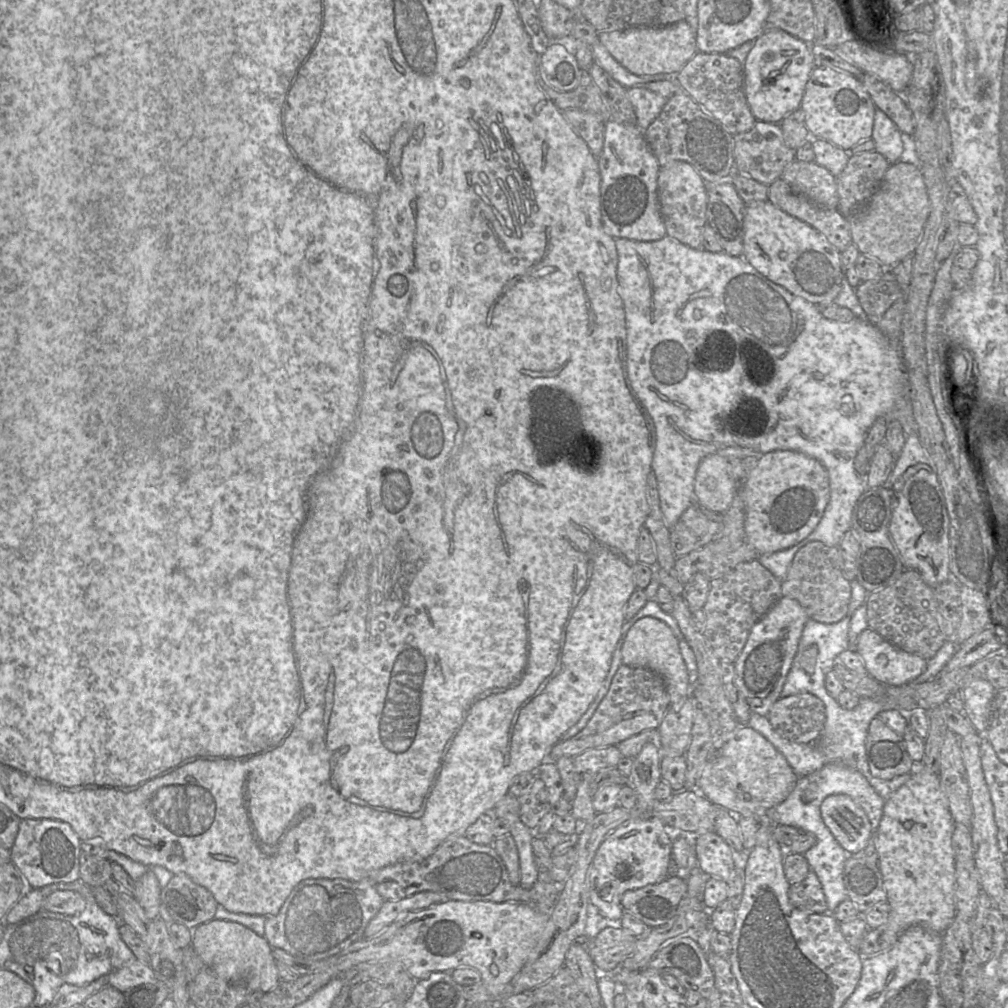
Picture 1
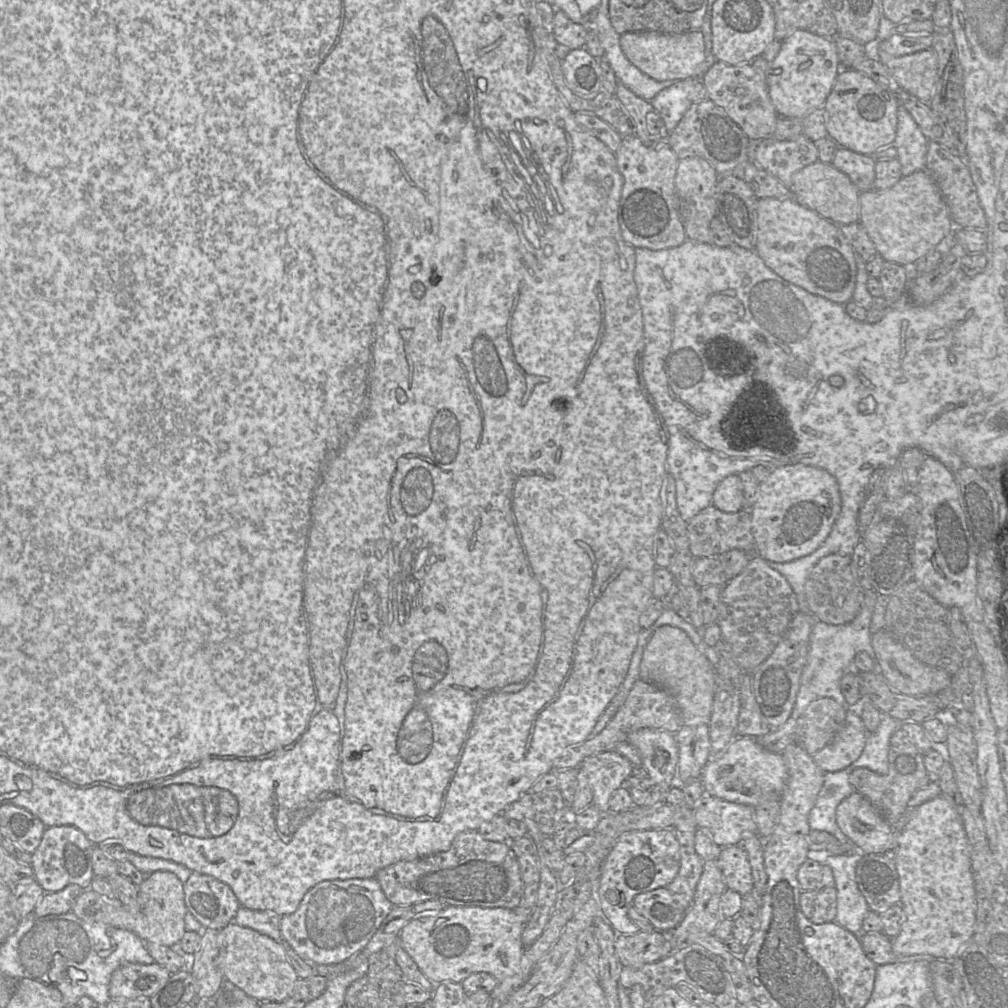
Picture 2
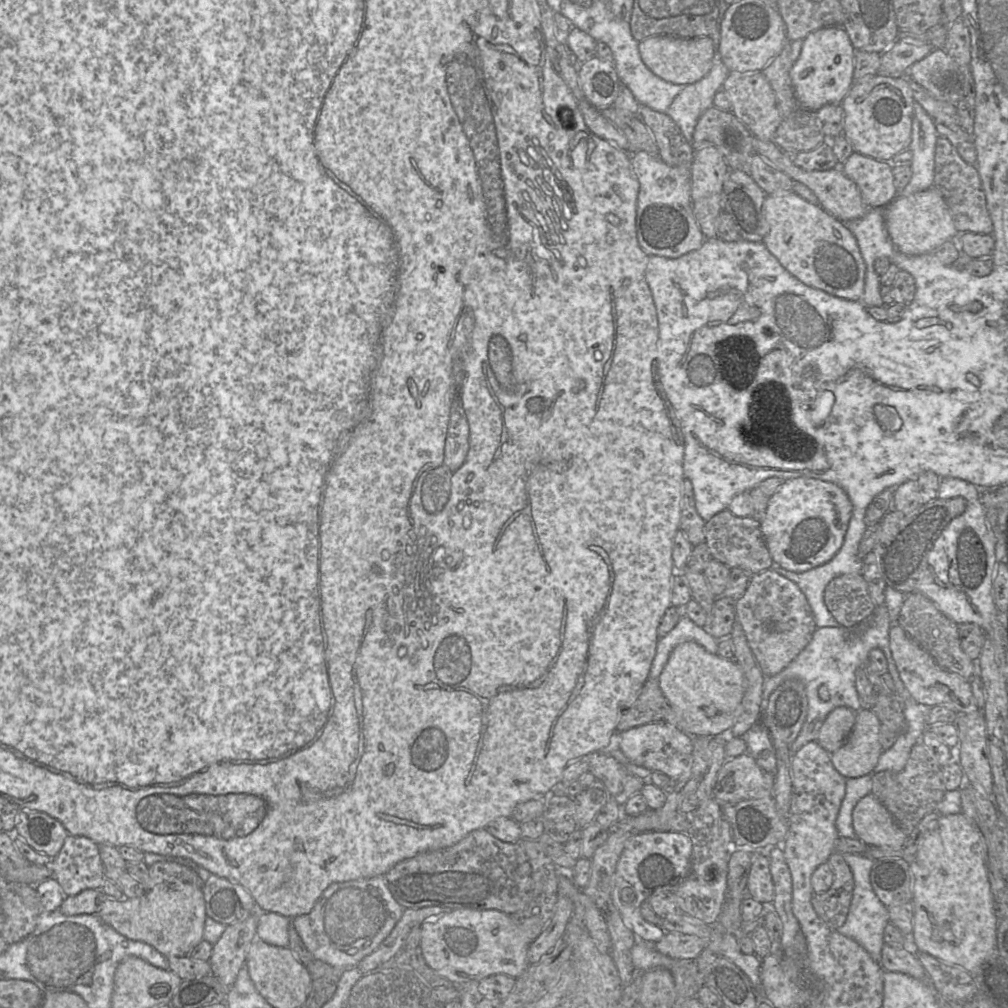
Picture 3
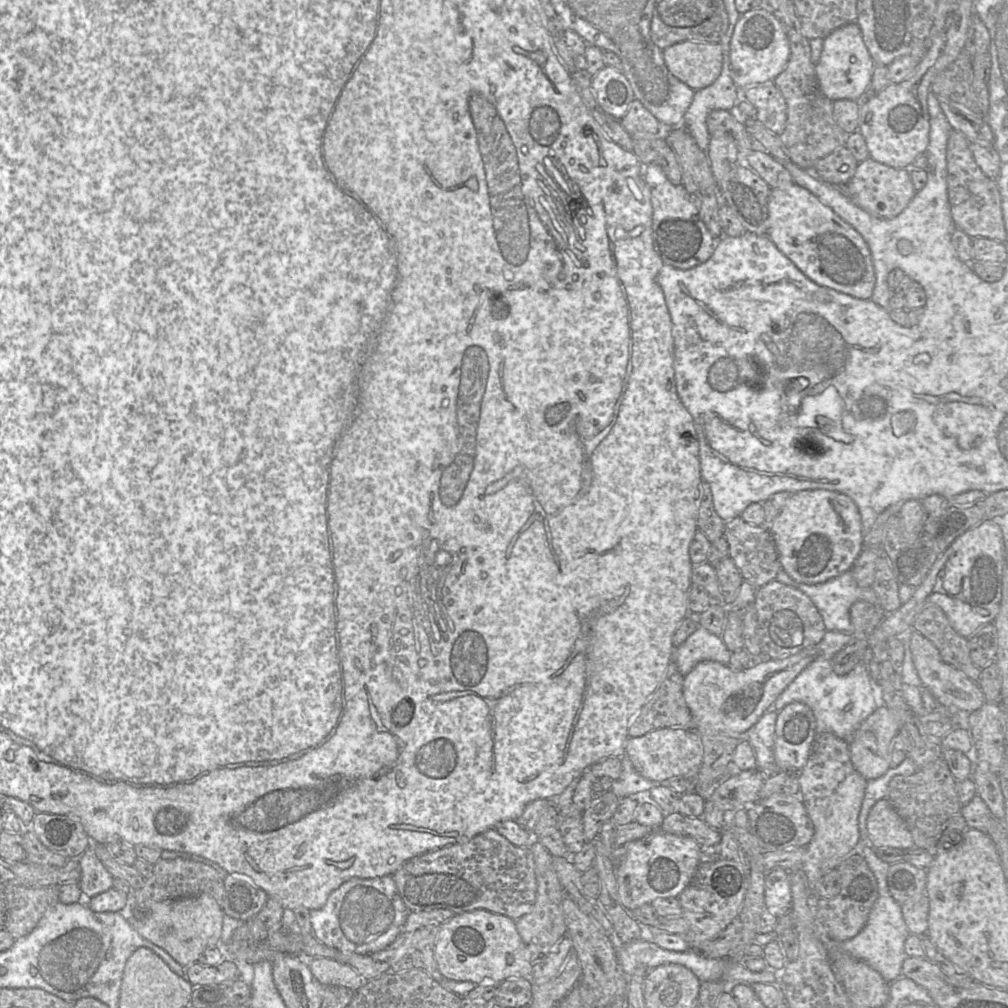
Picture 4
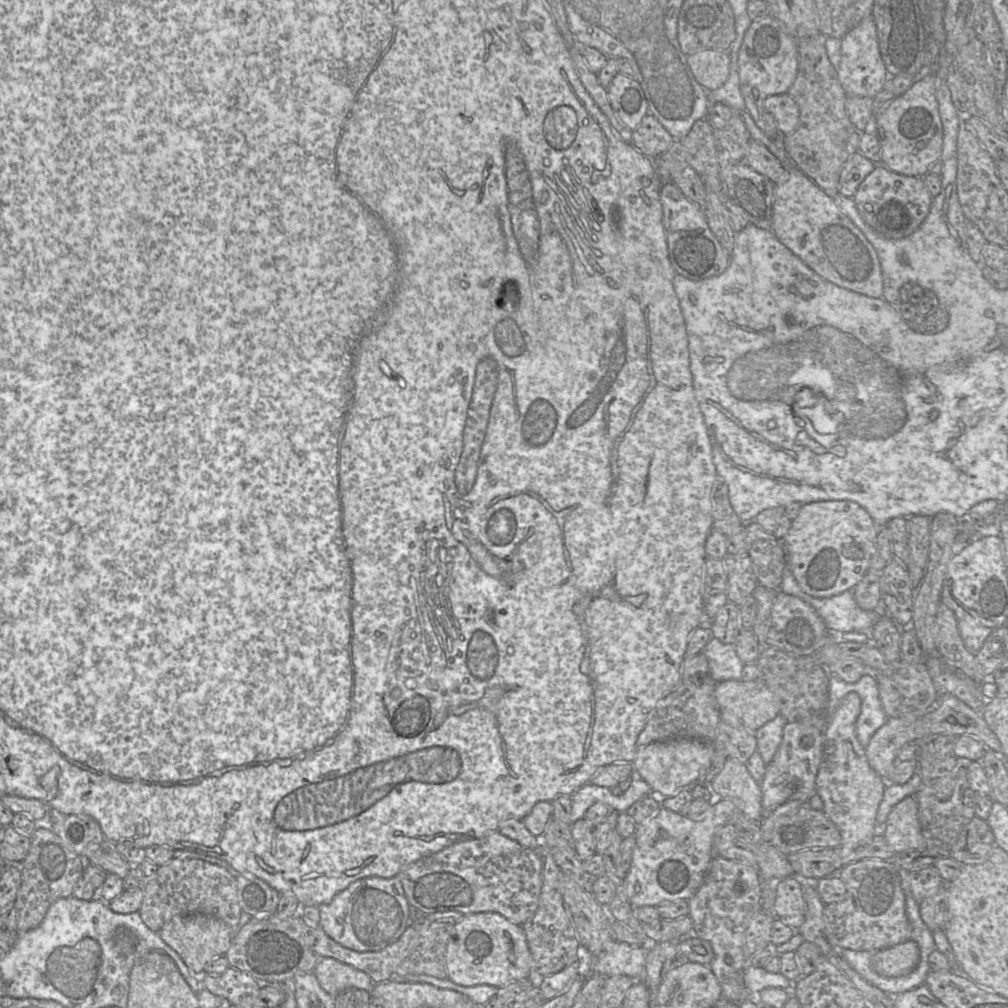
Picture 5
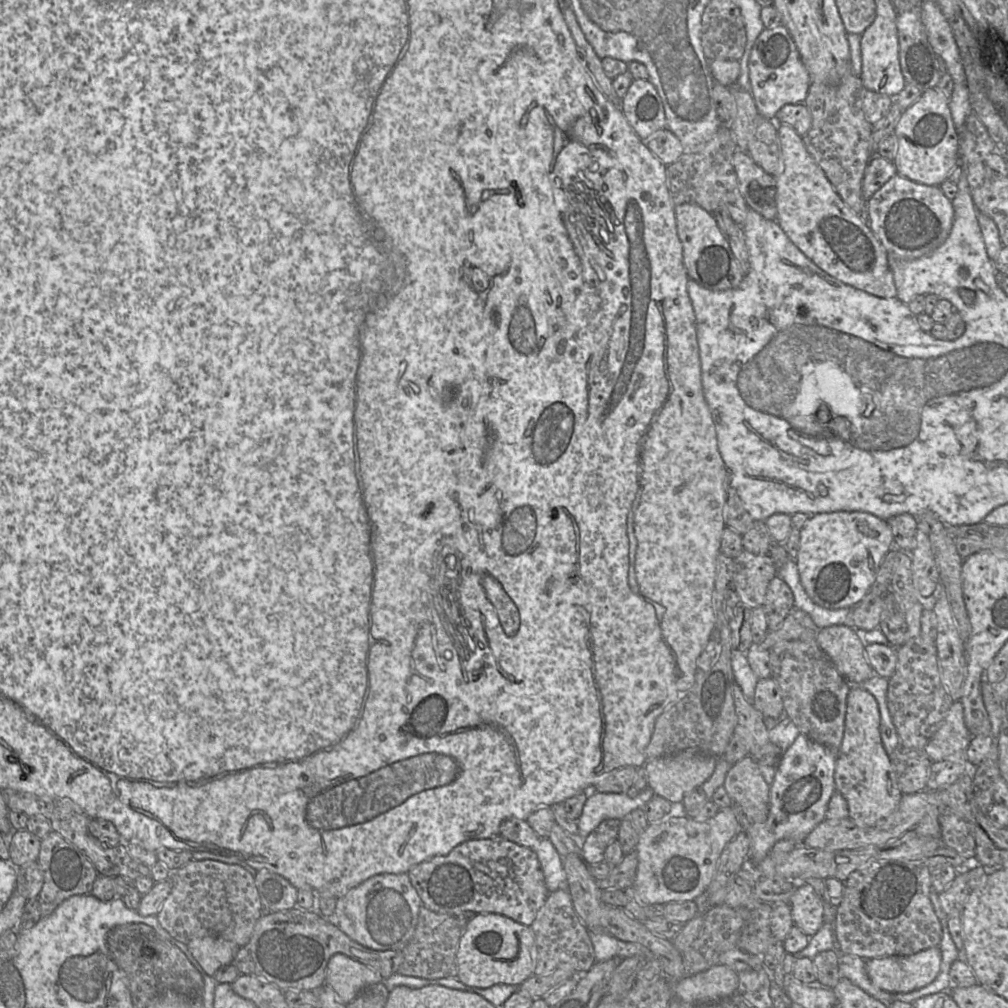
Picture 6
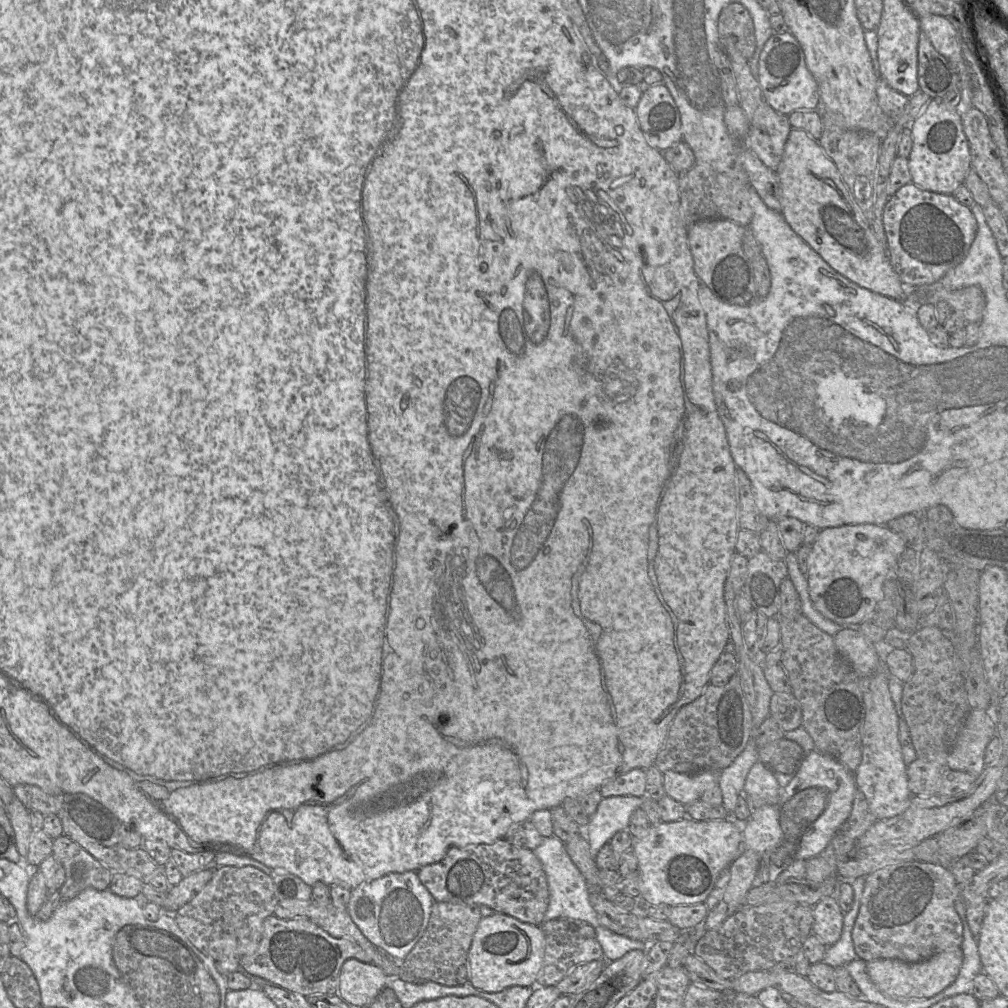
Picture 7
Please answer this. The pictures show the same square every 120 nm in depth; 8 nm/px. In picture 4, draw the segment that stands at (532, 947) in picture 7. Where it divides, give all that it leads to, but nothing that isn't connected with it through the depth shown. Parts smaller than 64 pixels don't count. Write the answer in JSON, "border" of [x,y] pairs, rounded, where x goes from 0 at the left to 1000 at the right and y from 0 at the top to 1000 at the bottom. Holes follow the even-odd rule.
{"border":[[[484,903],[453,907],[436,920],[432,951],[438,967],[445,972],[474,976],[495,976],[503,971],[528,972],[529,955],[511,914]]]}

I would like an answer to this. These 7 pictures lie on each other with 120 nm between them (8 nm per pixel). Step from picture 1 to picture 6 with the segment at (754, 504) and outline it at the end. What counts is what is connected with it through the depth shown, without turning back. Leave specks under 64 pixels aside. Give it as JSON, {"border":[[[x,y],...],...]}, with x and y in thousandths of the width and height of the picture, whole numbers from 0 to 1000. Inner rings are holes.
{"border":[[[831,507],[803,511],[794,525],[793,547],[789,554],[795,579],[803,592],[817,603],[846,603],[868,578],[872,562],[886,543],[886,531],[880,518],[863,509]]]}

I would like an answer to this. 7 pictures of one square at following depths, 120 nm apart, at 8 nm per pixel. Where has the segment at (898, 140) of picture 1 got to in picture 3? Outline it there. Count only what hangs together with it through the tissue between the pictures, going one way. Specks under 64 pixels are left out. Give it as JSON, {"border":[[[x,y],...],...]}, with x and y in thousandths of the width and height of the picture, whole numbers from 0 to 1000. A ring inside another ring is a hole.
{"border":[[[907,102],[904,141],[902,149],[905,158],[902,162],[905,176],[902,183],[892,190],[894,194],[901,194],[927,185],[927,156],[928,144],[932,134],[925,117],[918,108]]]}

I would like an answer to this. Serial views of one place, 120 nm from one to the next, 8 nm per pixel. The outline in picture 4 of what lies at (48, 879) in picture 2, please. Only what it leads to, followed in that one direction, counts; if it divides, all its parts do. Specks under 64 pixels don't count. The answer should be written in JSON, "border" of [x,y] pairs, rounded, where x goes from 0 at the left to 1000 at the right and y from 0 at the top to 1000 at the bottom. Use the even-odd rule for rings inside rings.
{"border":[[[92,836],[76,851],[80,860],[77,879],[88,890],[112,881],[112,870],[96,851]]]}

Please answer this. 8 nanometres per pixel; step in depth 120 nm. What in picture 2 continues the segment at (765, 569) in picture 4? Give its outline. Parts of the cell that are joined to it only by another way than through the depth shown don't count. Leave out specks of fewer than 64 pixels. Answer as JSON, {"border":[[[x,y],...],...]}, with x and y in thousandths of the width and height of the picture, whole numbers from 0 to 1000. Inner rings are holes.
{"border":[[[704,501],[682,518],[682,525],[684,548],[689,554],[714,552],[727,545],[736,546],[742,551],[751,550],[746,530],[745,510],[742,505],[722,509]]]}

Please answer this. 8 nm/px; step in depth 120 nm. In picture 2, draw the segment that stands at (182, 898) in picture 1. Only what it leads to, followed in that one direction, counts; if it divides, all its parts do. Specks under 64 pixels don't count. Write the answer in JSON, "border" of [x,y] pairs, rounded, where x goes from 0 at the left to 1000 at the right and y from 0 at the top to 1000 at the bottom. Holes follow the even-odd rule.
{"border":[[[190,865],[183,875],[186,905],[204,922],[219,922],[232,914],[239,897],[224,876]]]}

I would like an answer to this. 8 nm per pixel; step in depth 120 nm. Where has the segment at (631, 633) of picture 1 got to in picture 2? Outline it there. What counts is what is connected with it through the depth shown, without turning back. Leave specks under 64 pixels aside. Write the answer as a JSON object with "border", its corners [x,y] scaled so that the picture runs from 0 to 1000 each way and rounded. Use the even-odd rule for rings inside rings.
{"border":[[[656,620],[648,625],[638,645],[634,672],[659,683],[668,690],[680,718],[701,718],[709,690],[709,664],[677,624],[666,620]]]}

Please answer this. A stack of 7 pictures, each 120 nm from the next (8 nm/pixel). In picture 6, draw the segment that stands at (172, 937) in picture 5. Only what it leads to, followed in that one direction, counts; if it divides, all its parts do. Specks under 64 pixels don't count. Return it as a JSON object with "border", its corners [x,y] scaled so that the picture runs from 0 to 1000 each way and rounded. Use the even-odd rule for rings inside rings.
{"border":[[[214,930],[193,931],[187,934],[185,938],[207,968],[212,968],[218,959],[230,955],[237,942],[232,935]]]}

